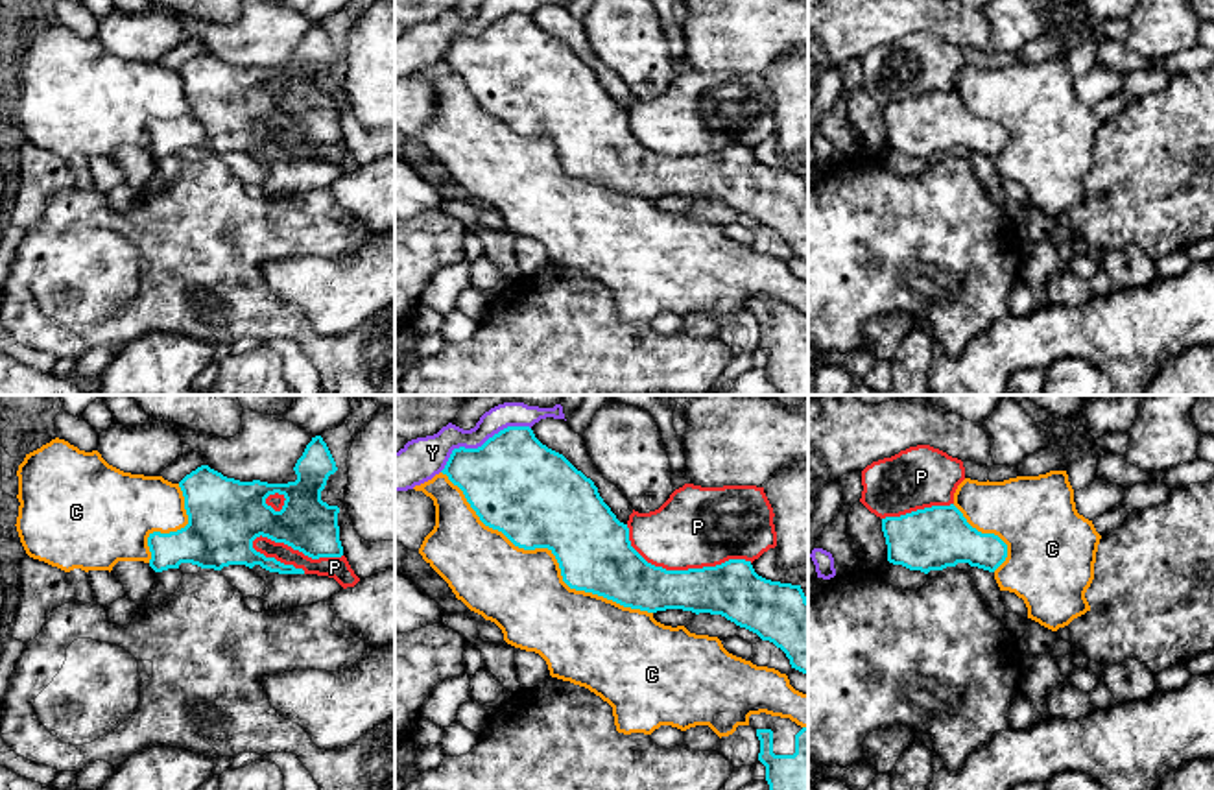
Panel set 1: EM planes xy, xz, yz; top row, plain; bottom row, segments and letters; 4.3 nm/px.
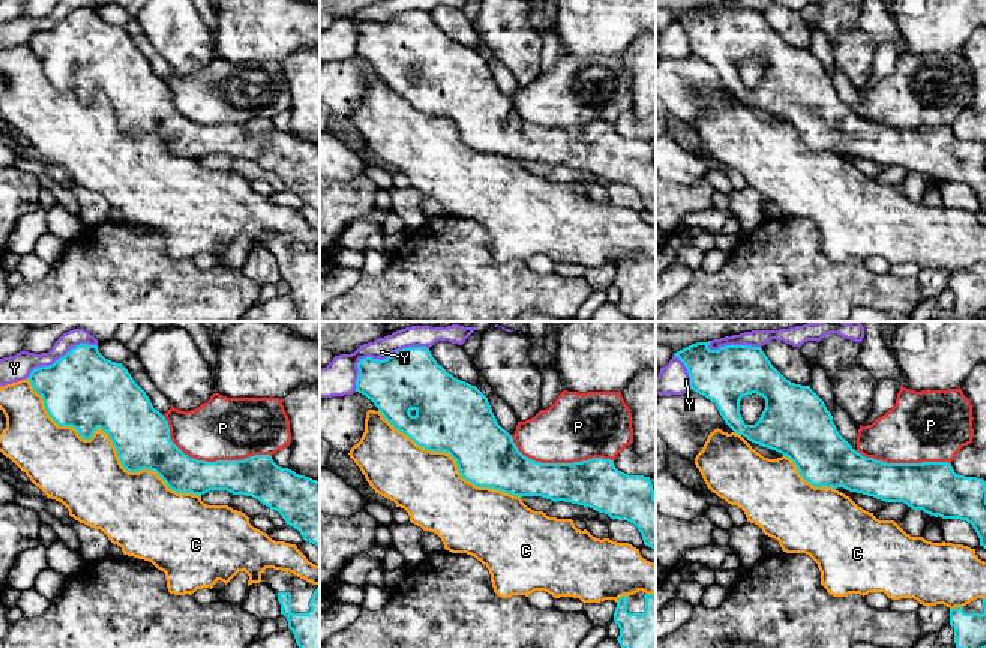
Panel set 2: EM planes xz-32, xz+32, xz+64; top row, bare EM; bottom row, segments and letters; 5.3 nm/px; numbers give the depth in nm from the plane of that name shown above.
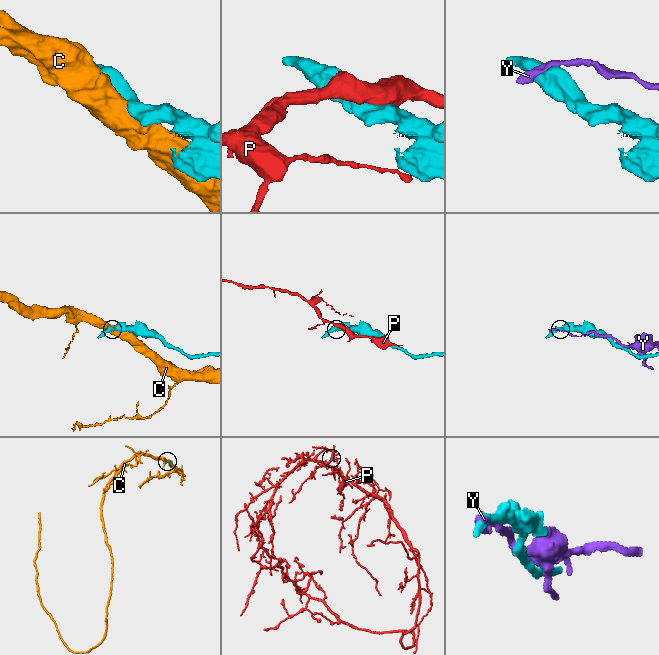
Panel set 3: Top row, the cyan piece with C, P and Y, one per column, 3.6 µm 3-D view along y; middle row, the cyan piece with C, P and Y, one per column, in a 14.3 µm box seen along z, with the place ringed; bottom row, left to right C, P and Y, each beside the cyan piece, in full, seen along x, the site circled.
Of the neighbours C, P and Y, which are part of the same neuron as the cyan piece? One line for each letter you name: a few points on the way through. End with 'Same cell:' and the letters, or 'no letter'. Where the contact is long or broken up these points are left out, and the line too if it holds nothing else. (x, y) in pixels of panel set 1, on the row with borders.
Same cell: no letter

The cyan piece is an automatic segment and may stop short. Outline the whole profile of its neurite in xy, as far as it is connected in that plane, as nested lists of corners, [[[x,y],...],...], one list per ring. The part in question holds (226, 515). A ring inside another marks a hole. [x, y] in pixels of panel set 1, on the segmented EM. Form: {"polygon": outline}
{"polygon": [[[321,436],[312,437],[293,471],[297,480],[288,484],[240,482],[208,465],[192,471],[179,482],[188,524],[170,533],[149,533],[149,567],[162,572],[181,563],[214,570],[260,565],[269,572],[304,574],[256,552],[253,541],[260,535],[312,559],[341,557],[339,508],[321,500],[338,467]],[[275,493],[286,498],[280,511],[266,504]]]}

